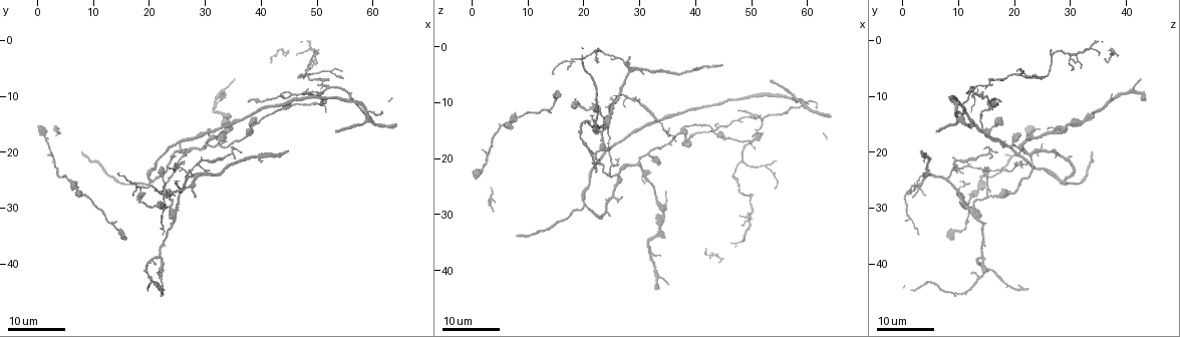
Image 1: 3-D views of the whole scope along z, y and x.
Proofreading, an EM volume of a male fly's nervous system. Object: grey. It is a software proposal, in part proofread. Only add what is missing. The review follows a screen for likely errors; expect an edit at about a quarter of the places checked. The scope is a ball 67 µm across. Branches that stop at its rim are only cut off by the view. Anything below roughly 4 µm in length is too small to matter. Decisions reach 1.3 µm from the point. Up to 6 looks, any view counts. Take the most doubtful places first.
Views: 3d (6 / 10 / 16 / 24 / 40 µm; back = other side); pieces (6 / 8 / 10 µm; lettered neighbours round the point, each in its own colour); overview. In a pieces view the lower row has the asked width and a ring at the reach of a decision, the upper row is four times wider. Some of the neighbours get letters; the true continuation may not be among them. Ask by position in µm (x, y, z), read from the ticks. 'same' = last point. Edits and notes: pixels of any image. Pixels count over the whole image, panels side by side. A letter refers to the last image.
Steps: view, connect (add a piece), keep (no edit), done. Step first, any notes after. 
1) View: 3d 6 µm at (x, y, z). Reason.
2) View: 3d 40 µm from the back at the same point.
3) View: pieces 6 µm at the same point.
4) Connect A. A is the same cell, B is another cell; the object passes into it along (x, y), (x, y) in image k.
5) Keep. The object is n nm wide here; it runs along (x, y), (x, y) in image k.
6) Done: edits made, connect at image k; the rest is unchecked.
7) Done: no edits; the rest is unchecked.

View: 3d 16 µm at (38.0, 11.0, 17.0). End of a long branch.

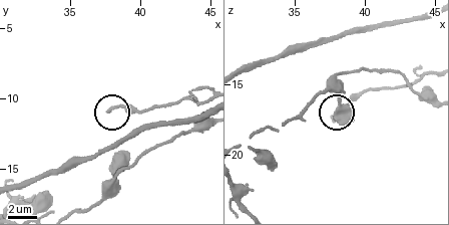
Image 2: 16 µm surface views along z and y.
View: pieces 10 µm at the same point.

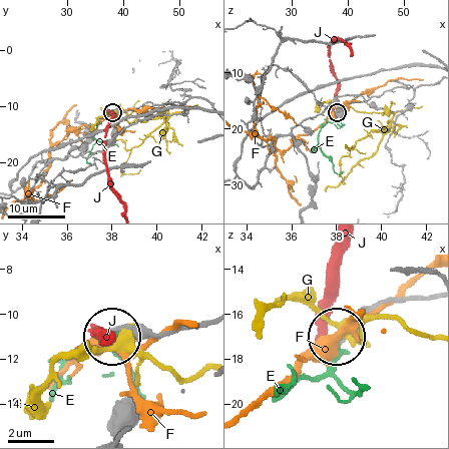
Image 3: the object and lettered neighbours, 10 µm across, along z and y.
Keep. E, F, G and J are other cells; none of them fits.

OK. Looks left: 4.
View: 3d 24 µm at (45.0, 19.5, 3.5). Long arm stops here.

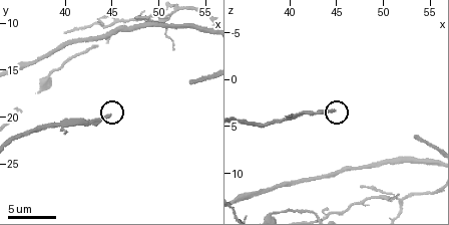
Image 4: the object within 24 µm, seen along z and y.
View: pieces 8 µm at (44.6, 20.0, 3.2). What lies round it.

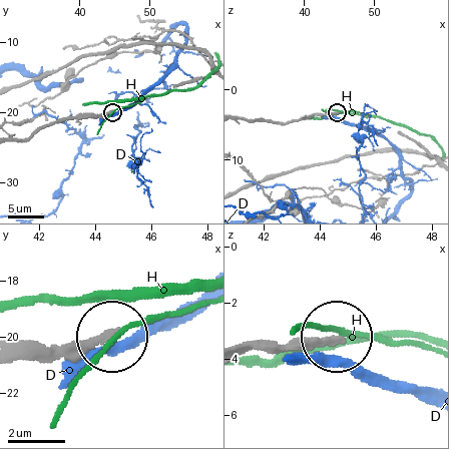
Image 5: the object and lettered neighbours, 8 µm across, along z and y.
Keep. D and H are other cells; it runs along (245, 352), (336, 340) in image 5; no lettered piece goes on from it.

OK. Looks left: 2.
View: 3d 16 µm at (28.5, 28.0, 2.0). An open end.

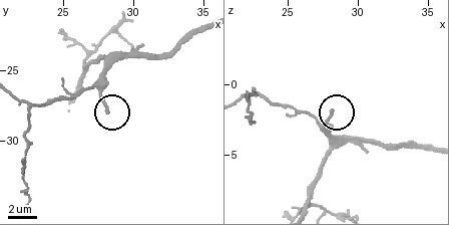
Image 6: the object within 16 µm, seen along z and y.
View: pieces 6 µm at (28.0, 27.8, 2.0). See the neighbours.

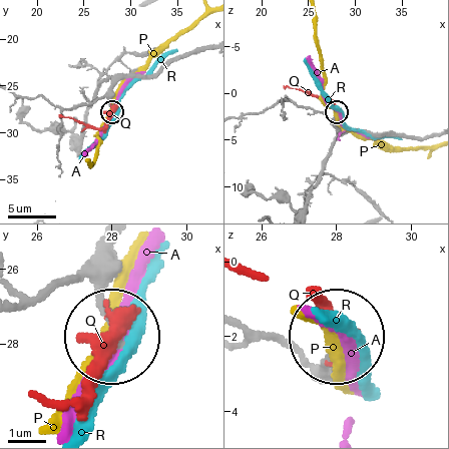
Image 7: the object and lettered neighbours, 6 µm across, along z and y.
Keep. A, P, Q and R are other cells; no lettered piece goes on from it.

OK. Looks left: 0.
Done: no edits; the rest is unchecked.

